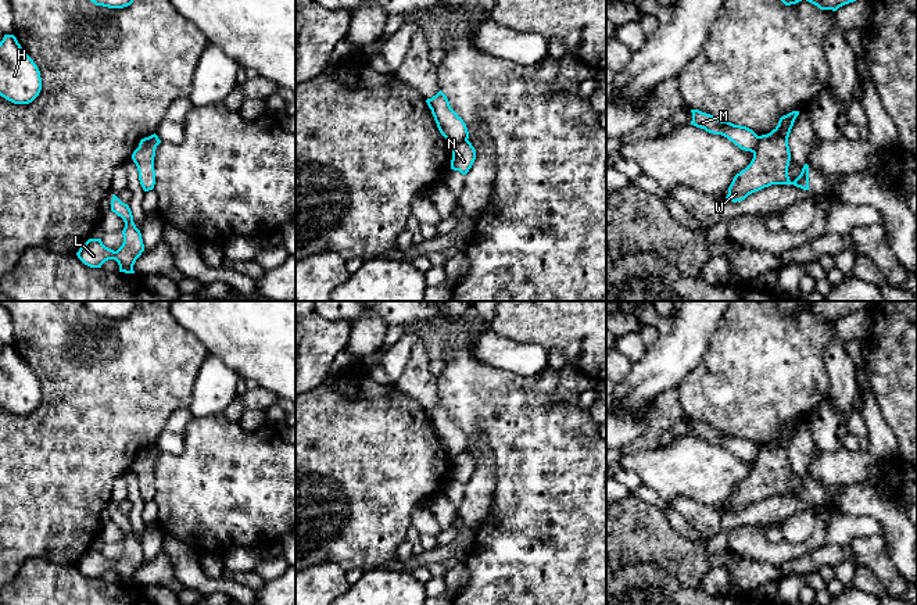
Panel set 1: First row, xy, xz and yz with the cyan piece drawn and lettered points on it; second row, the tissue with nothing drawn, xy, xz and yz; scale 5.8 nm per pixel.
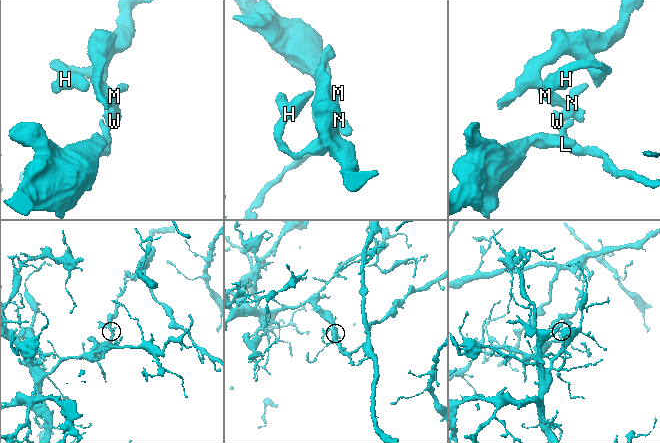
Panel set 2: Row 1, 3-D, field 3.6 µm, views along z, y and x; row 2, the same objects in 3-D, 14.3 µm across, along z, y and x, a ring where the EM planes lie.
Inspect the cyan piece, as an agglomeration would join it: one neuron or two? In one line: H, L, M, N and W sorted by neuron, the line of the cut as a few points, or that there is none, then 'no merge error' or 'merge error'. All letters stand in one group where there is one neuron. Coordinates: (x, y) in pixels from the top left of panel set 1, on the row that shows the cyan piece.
groups H M / L N W; cut yz (759, 136), (759, 143), (753, 153); merge error

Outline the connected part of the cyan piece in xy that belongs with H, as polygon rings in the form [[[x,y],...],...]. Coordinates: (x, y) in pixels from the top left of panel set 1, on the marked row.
[[[14,35],[0,42],[0,96],[14,104],[32,103],[42,90],[37,65]]]

